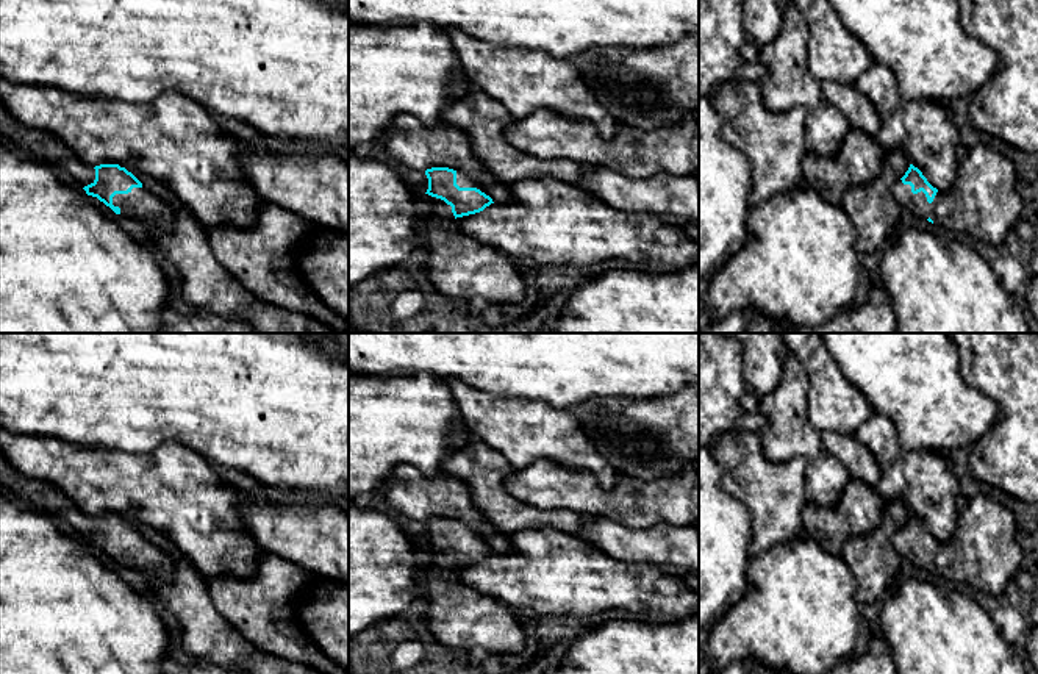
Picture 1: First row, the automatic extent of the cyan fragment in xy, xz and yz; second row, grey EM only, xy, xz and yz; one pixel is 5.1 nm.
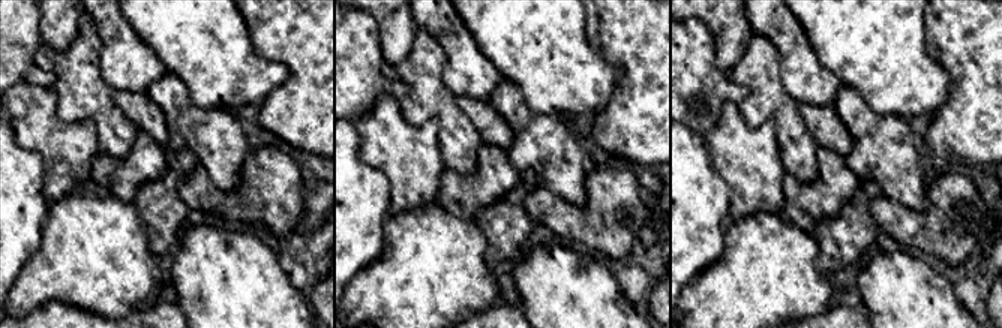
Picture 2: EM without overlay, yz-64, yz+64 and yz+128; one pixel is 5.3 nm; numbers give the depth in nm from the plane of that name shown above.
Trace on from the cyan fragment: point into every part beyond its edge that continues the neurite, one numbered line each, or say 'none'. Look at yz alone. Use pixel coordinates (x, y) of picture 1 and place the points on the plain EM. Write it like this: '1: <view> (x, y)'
1: yz (984, 552)

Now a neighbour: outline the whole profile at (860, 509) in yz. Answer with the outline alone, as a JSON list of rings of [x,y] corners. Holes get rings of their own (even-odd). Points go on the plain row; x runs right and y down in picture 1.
[[[849,479],[835,508],[807,502],[804,532],[827,554],[841,555],[849,538],[874,530],[885,516],[879,491],[858,479]]]

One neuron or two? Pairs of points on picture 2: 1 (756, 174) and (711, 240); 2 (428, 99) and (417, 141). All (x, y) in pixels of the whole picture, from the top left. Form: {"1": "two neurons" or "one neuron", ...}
{"1": "two neurons", "2": "two neurons"}

